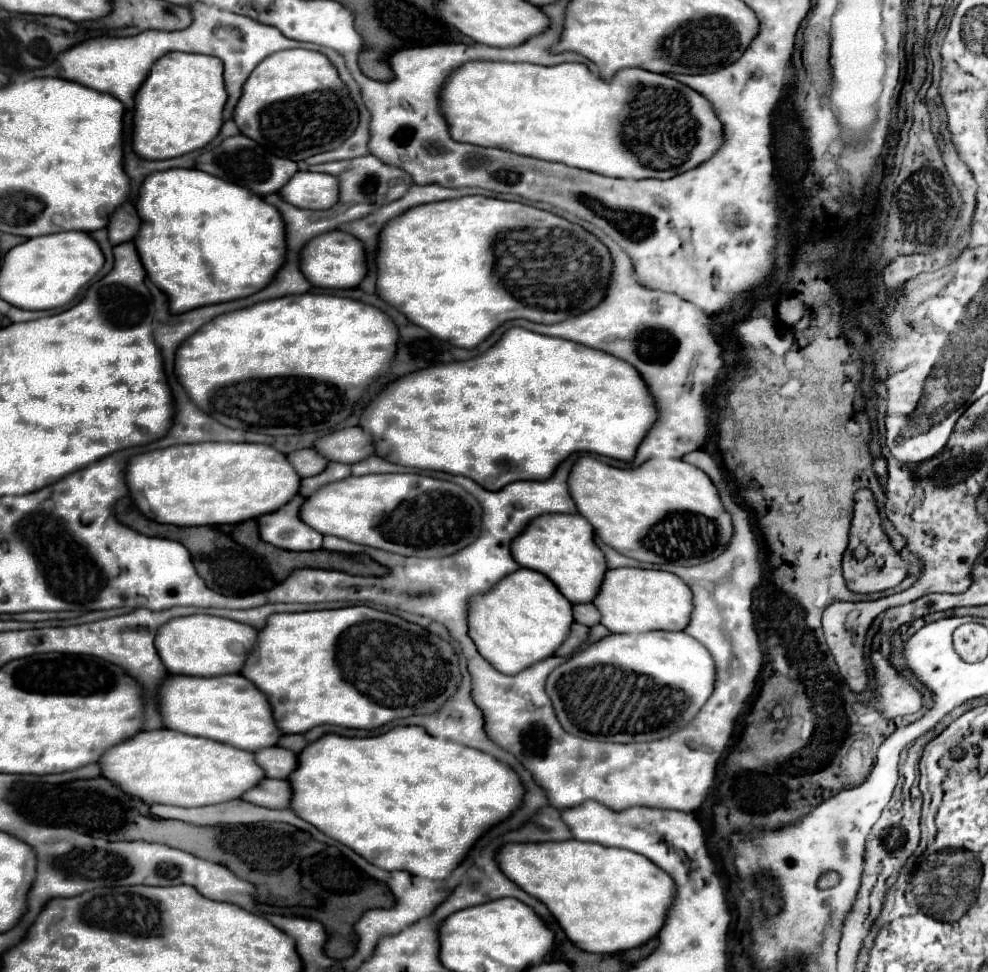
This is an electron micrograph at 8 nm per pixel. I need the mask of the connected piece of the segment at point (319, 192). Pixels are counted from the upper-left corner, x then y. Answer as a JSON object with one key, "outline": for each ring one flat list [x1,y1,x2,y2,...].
{"outline":[[297,172,289,184,279,190,279,196,297,208,331,208,337,202,337,180,329,174]]}

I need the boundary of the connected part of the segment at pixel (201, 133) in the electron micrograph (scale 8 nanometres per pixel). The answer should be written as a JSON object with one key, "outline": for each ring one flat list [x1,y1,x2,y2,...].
{"outline":[[171,52,157,60,135,94,133,150,147,160,175,158,203,148,223,124,221,112,227,102,221,60,201,54]]}

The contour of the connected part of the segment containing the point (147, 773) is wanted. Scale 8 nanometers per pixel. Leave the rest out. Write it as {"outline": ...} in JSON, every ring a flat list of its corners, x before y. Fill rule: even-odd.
{"outline":[[167,728,143,730,129,740,115,744,101,756,97,764,105,780,117,784,125,794,149,804,193,808,241,798,265,808,289,808,291,802,289,782,265,778,251,752],[257,780,261,782,257,784],[241,792,245,794,241,796]]}

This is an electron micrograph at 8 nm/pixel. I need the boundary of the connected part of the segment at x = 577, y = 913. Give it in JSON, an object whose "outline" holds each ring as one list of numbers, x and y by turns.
{"outline":[[573,838,563,842,507,842,497,850,495,862,501,870,505,870,505,876,511,882,521,886,529,896,541,900,555,916,567,938,585,952,613,954,641,946,655,938,661,930,665,908,675,896,673,880,649,858,631,850,607,848,595,842,579,842]]}

